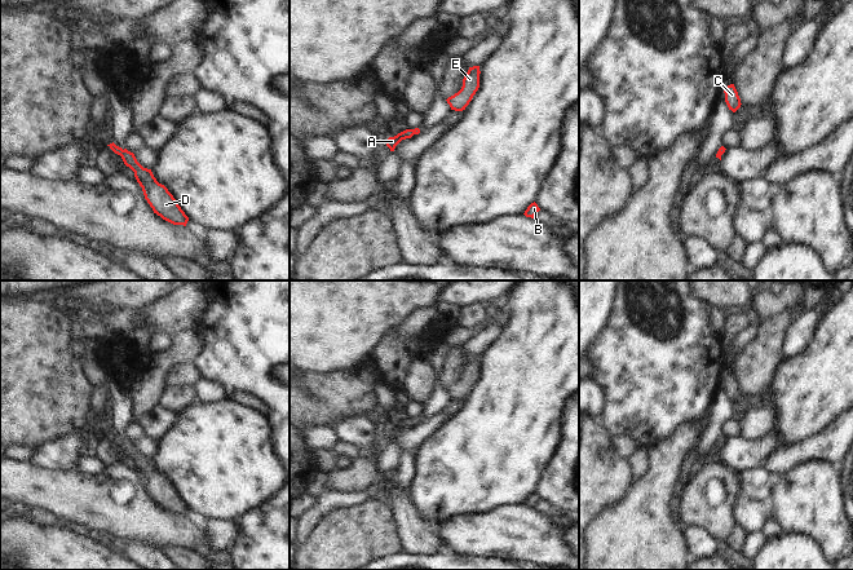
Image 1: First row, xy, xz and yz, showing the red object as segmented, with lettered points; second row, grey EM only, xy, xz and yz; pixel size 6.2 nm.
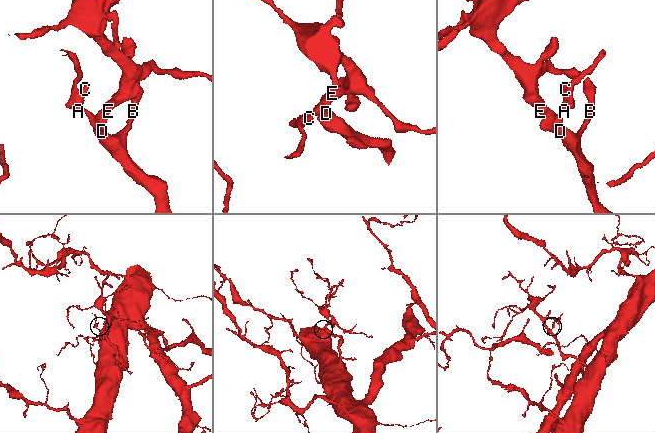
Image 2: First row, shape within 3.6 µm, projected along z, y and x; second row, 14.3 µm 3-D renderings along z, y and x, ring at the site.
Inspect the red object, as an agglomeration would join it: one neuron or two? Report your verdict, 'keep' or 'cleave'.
keep

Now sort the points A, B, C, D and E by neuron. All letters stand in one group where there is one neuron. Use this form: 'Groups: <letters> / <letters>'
Groups: A B C D E

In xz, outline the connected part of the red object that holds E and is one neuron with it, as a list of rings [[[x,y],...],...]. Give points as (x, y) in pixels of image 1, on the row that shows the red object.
[[[479,66],[469,67],[468,72],[463,79],[461,89],[446,101],[451,110],[463,111],[472,101],[473,96],[479,88]]]

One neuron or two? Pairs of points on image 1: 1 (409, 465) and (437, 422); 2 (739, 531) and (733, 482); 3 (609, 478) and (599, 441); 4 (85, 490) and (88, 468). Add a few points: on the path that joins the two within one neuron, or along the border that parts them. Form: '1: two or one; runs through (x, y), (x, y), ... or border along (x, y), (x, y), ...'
1: one; runs through (409, 454), (409, 446), (425, 429)
2: two; border along (736, 525), (724, 539)
3: one; runs through (601, 469), (601, 453), (599, 450)
4: two; border along (106, 467), (96, 474), (82, 474), (74, 471)

